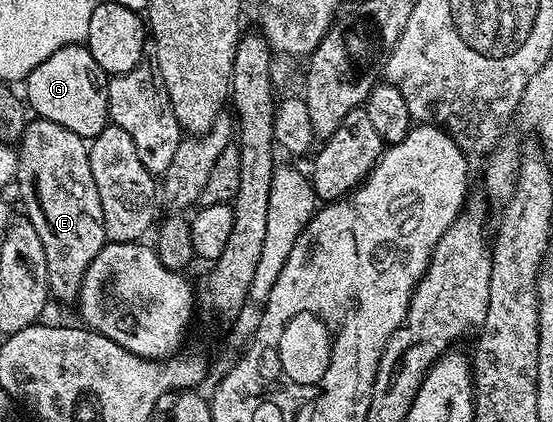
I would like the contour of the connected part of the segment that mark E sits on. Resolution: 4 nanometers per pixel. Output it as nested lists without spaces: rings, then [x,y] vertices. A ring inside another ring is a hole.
[[[31,118],[27,121],[27,129],[23,131],[23,139],[18,141],[17,155],[19,157],[17,185],[19,184],[19,196],[23,199],[22,211],[37,230],[42,249],[45,250],[48,290],[55,300],[74,305],[78,301],[83,279],[93,258],[97,258],[103,245],[108,243],[101,210],[101,194],[97,194],[97,182],[93,182],[89,166],[88,141],[65,126],[58,125],[57,122]]]

